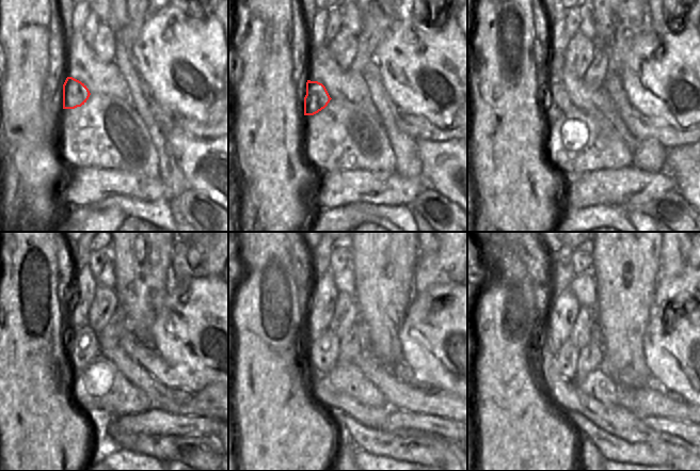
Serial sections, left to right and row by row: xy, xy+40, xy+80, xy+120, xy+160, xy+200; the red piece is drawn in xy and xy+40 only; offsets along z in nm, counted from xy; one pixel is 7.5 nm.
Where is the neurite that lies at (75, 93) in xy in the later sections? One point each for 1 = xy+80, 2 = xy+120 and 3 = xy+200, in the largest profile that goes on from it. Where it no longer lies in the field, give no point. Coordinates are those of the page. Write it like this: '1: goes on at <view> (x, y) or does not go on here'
1: goes on at xy+80 (558, 103)
2: goes on at xy+120 (84, 347)
3: goes on at xy+200 (567, 358)

